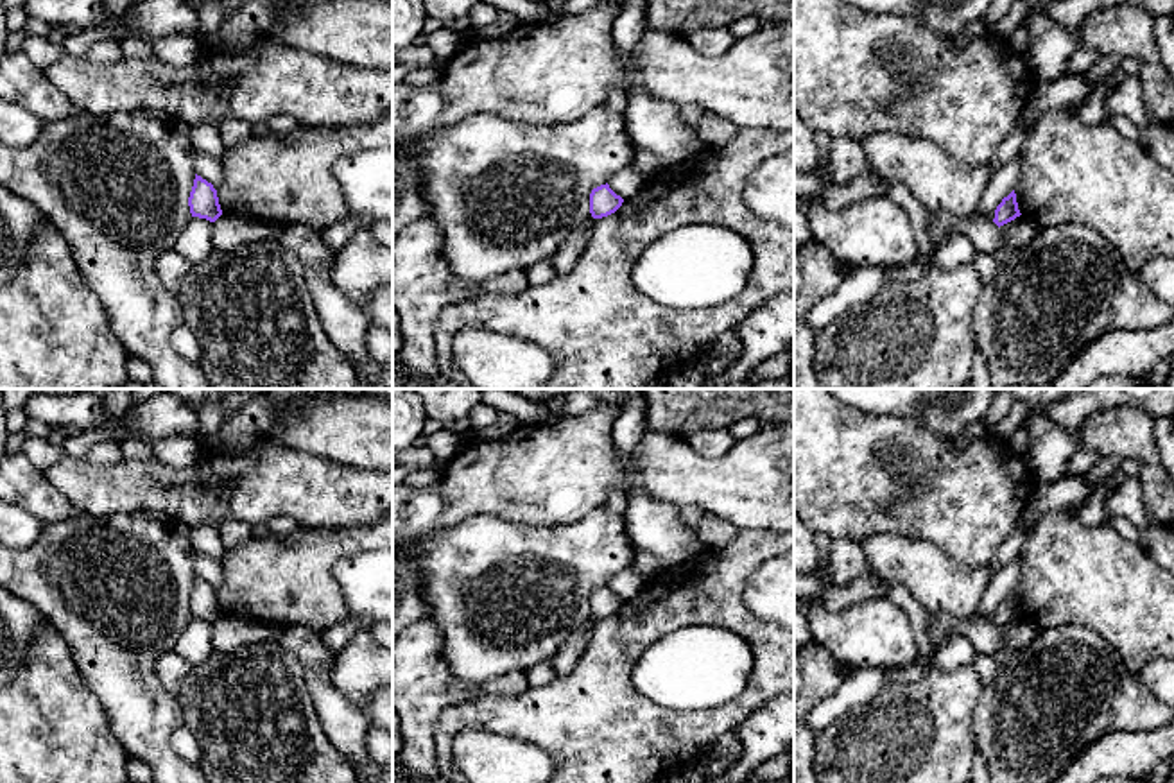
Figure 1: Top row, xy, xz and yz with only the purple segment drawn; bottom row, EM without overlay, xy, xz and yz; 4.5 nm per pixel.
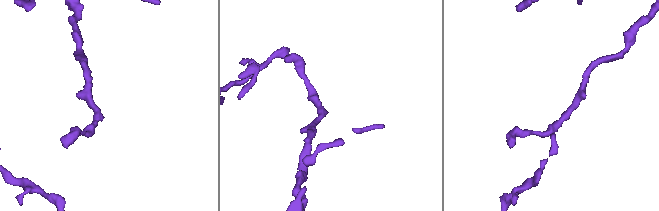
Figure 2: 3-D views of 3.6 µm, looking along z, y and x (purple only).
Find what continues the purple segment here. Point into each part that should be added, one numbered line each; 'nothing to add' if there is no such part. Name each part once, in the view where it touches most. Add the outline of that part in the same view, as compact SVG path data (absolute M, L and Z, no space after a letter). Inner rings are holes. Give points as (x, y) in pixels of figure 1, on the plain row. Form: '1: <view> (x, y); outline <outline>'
nothing to add

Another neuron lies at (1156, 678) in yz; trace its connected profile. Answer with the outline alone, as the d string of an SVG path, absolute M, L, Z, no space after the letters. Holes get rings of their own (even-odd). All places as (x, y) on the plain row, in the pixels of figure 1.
M1158 658L1138 672L1140 684L1174 708L1174 658Z

